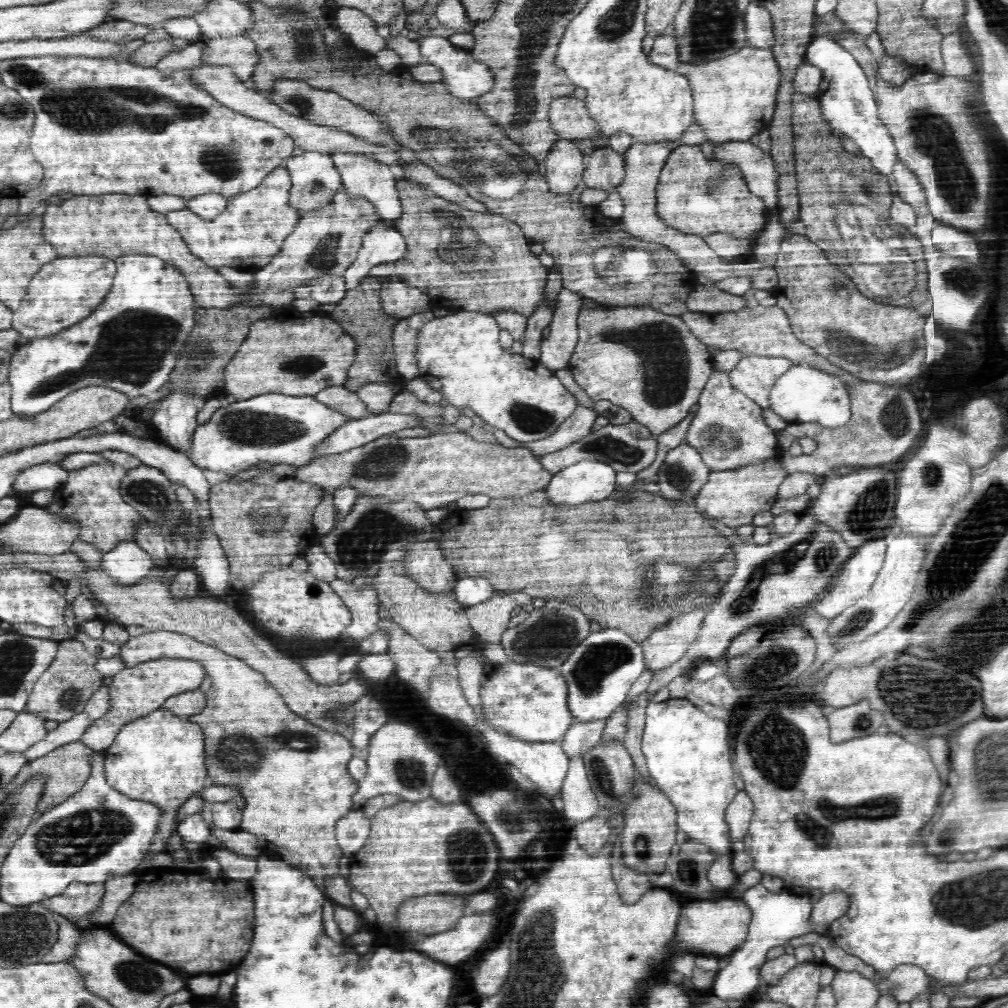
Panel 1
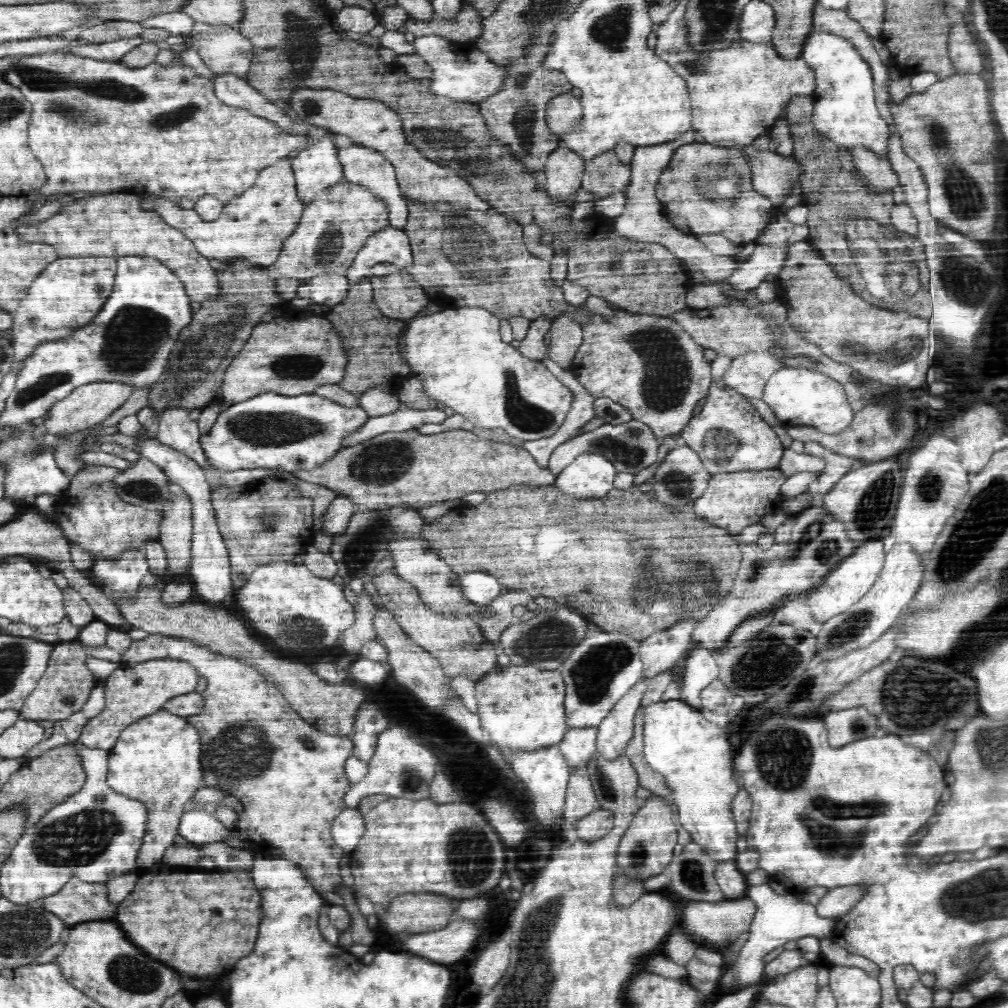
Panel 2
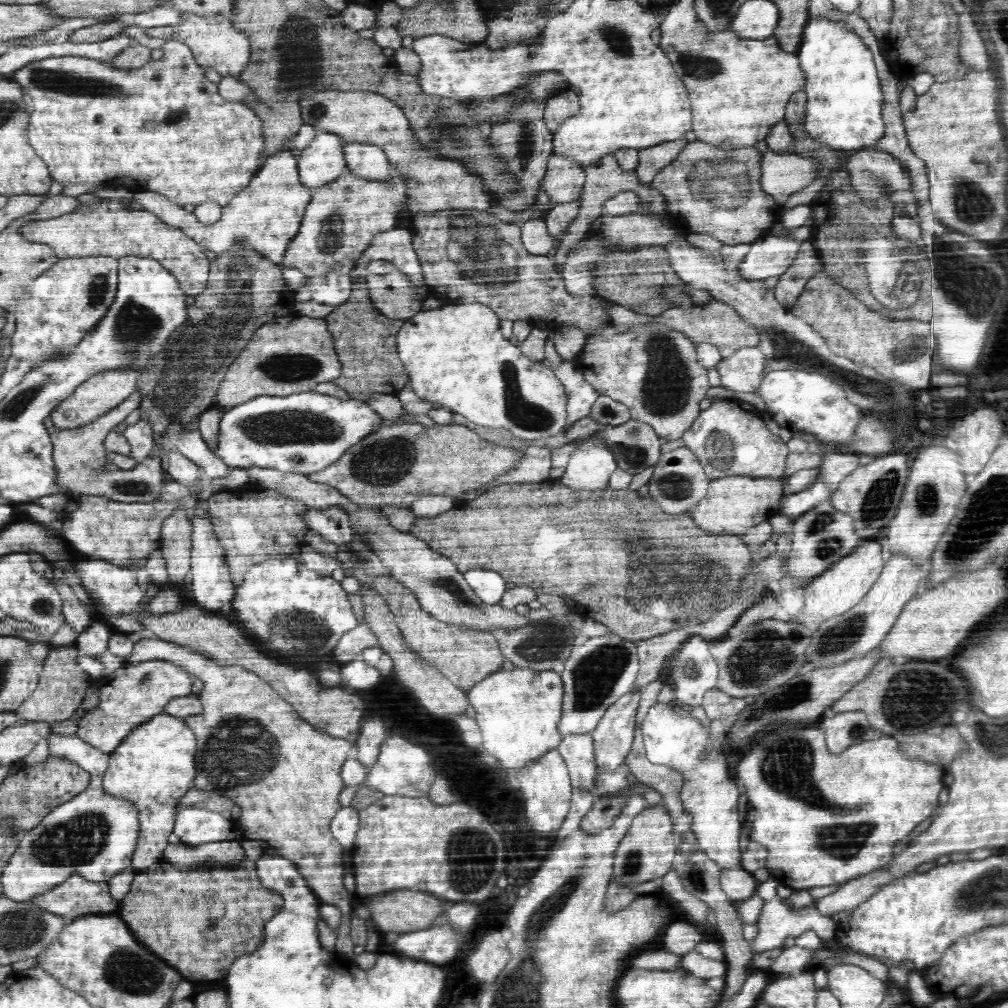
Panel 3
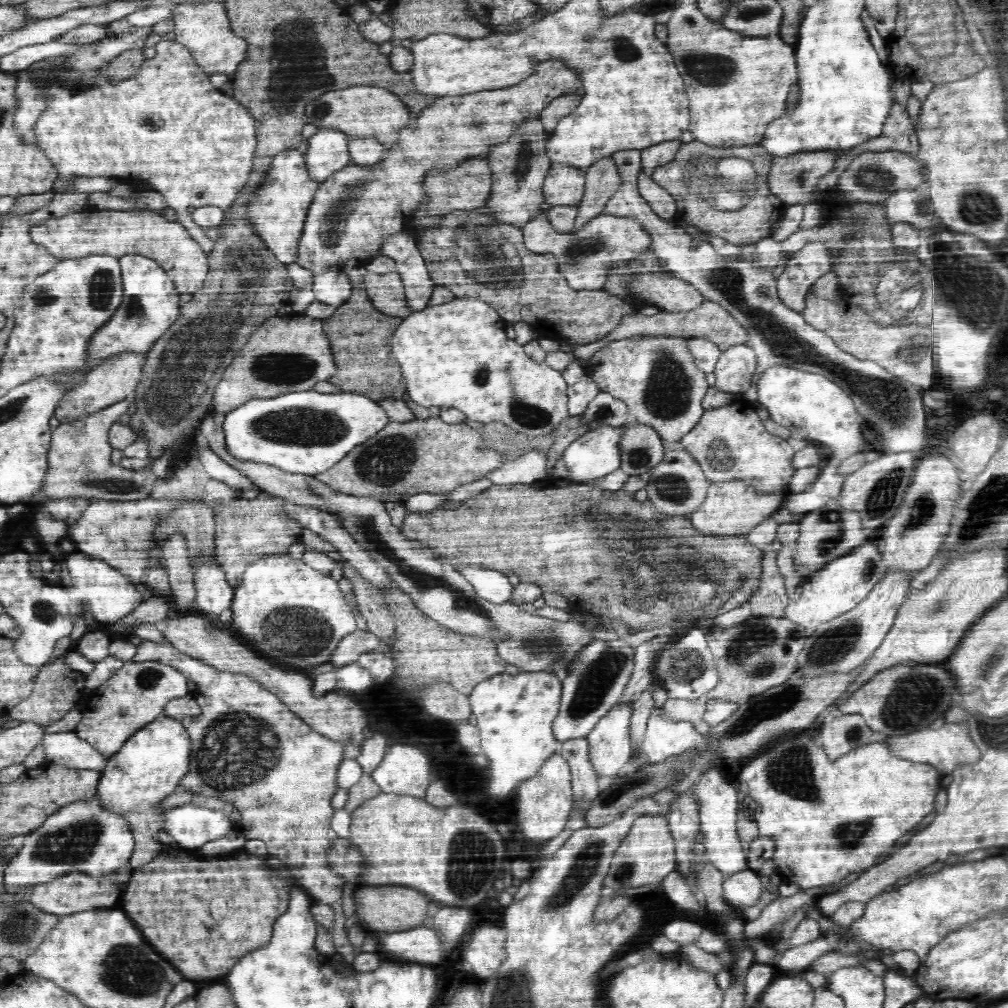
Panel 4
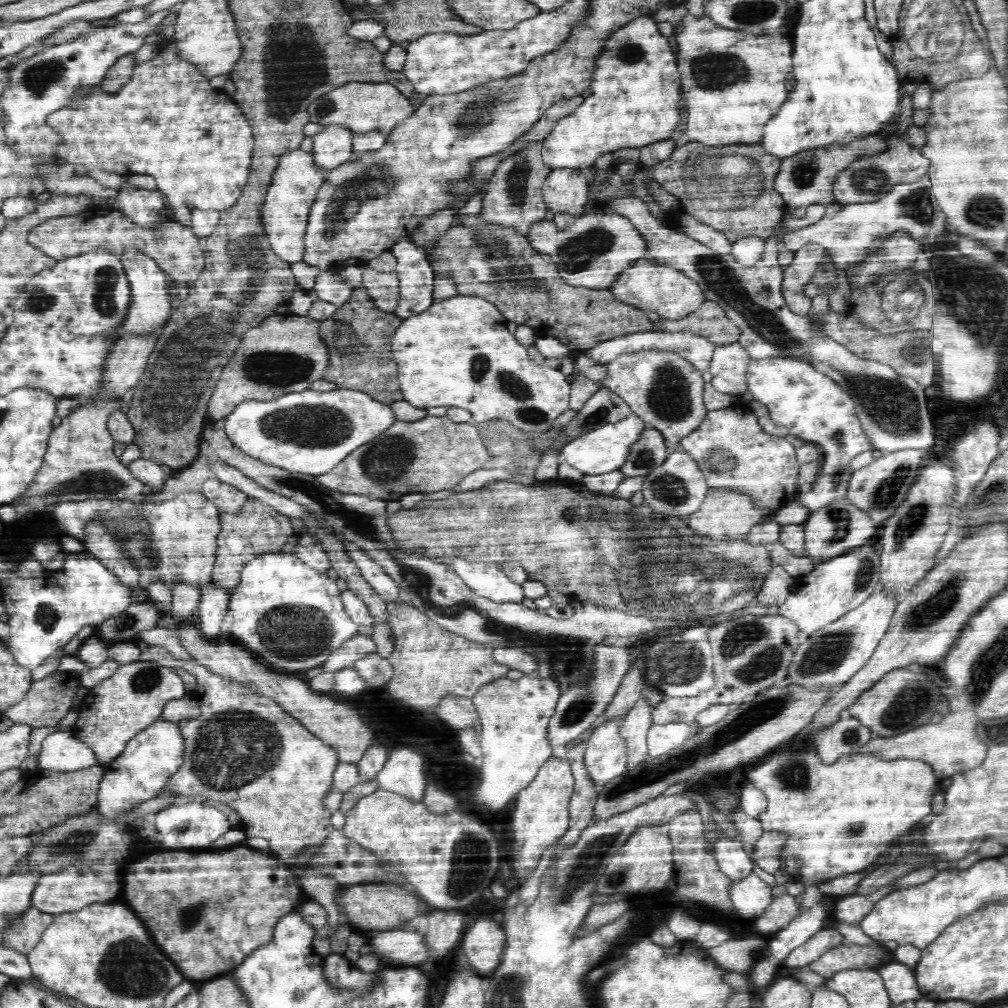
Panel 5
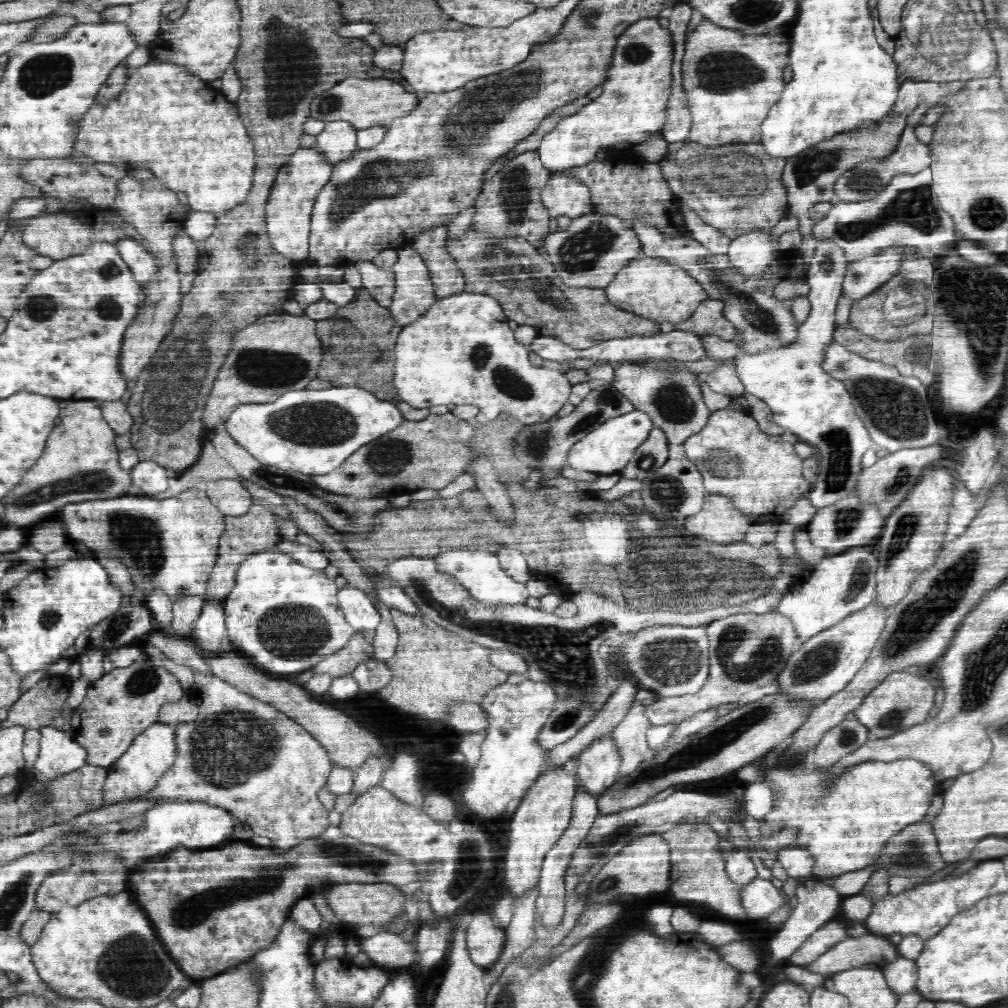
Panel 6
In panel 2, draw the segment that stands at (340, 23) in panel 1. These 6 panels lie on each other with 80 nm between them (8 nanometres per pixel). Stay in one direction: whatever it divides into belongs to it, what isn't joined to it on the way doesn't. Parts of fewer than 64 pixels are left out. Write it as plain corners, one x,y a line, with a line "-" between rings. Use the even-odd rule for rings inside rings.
345,6
342,10
335,12
338,26
344,31
351,30
362,34
363,38
358,39
360,43
372,43
373,46
381,47
380,39
368,35
368,32
379,24
379,17
370,13
368,10
358,6

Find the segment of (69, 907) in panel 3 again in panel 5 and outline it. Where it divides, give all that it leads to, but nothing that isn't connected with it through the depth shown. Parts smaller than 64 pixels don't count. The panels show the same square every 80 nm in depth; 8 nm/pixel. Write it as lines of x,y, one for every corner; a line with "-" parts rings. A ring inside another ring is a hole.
68,867
40,876
38,884
34,888
31,905
41,912
58,915
66,911
80,910
80,908
88,906
90,902
110,902
112,898
118,896
118,892
120,892
118,882
108,882
108,880
100,878
94,871
80,872
76,868

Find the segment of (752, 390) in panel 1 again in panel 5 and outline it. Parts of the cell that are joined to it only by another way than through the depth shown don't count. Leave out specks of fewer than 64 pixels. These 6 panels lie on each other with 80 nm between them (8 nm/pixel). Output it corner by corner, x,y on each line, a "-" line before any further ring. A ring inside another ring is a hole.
738,343
717,346
708,372
712,374
712,386
717,391
738,398
748,390
747,369
753,359

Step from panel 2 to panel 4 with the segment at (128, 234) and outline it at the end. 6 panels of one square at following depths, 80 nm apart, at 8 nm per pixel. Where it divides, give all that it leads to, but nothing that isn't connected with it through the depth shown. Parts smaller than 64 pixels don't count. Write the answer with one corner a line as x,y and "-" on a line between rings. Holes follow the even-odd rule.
88,209
77,213
70,213
58,218
49,218
43,223
32,226
29,230
32,242
45,246
54,257
59,260
68,258
80,258
90,254
108,254
116,258
127,258
130,255
142,255
148,259
154,259
166,271
170,280
174,283
179,294
194,294
203,285
206,278
206,252
194,240
185,226
179,222
168,222
163,215
150,212
150,216
138,216
130,212
120,210

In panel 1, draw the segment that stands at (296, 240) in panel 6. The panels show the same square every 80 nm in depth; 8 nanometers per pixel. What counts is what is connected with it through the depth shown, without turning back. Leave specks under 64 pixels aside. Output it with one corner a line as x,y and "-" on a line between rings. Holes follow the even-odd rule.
285,167
274,168
274,170
270,170
270,174
264,176
257,187
247,190
245,193
234,195
229,199
224,212
212,220
200,218
187,208
166,212
166,220
181,234
182,240
188,245
190,254
197,255
210,268
217,269
230,266
230,268
235,268
240,272
248,272
252,266
259,268
267,265
272,257
280,252
284,240
296,228
300,220
301,215
289,204
290,187
289,171

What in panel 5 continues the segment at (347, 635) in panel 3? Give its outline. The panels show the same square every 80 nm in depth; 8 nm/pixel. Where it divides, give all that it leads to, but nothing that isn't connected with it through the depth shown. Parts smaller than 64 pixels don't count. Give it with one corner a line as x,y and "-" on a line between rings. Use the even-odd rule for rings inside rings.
358,634
334,650
322,666
326,672
335,673
342,669
352,668
359,658
374,653
376,653
376,642
372,637

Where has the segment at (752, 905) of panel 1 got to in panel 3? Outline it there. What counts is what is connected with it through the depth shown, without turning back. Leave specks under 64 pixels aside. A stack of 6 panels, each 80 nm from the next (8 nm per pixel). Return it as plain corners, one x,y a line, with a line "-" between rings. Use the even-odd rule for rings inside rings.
770,876
765,882
758,885
758,890
755,892
755,895
758,895
764,902
757,920
757,935
751,941
751,954
760,954
766,950
782,947
786,938
790,938
790,936
796,938
808,930
813,930
824,941
834,938
839,924
832,917
822,916
815,904
796,910
796,907
792,907
792,903
778,896
777,886
777,879

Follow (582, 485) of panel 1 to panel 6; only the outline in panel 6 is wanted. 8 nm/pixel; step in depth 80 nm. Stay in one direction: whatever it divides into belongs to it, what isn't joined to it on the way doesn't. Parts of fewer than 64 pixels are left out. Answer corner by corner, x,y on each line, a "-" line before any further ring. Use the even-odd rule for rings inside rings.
640,410
628,411
617,418
607,419
582,440
574,443
569,452
568,463
574,470
596,472
596,475
620,472
629,464
634,451
648,438
653,427
650,416

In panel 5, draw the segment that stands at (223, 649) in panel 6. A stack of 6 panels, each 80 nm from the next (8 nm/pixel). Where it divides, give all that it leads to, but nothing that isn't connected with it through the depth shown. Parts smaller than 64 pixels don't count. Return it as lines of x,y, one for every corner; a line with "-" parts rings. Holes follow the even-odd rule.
211,581
200,590
200,602
197,606
197,626
200,627
202,635
210,641
224,641
226,636
222,634
222,622
224,615
228,612
230,593
226,589
212,585

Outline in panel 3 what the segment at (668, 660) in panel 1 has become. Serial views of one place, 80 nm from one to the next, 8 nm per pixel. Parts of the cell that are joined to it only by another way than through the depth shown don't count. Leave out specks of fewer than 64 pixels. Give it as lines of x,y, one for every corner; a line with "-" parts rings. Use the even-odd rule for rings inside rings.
672,630
646,640
637,641
637,657
640,667
632,690
641,690
649,682
660,678
662,666
666,666
671,655
682,648
682,644
686,642
688,636
690,633
686,630

